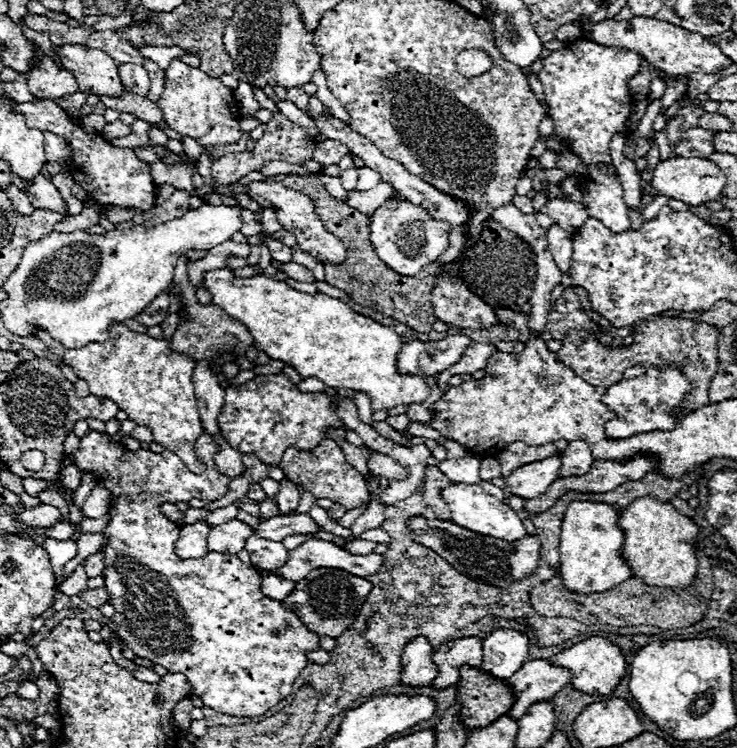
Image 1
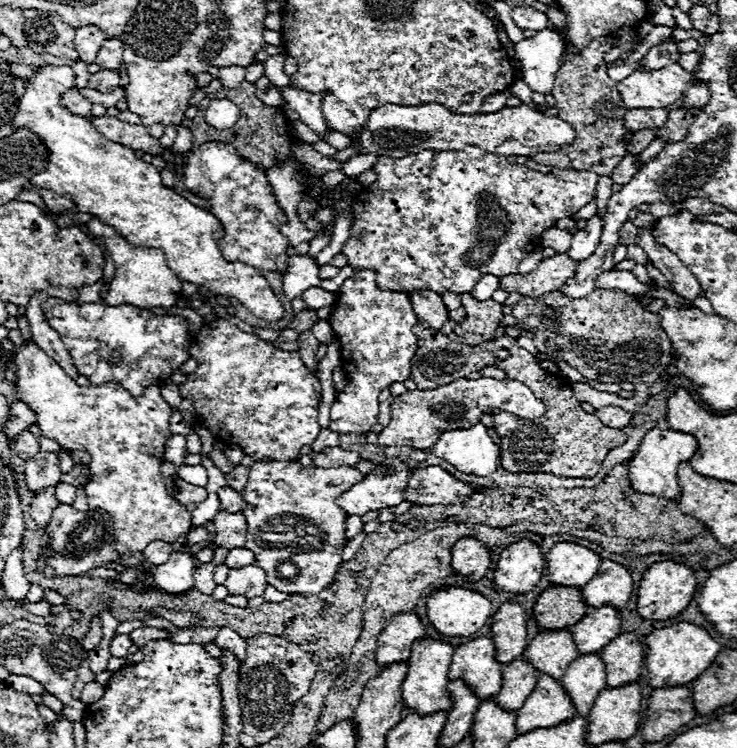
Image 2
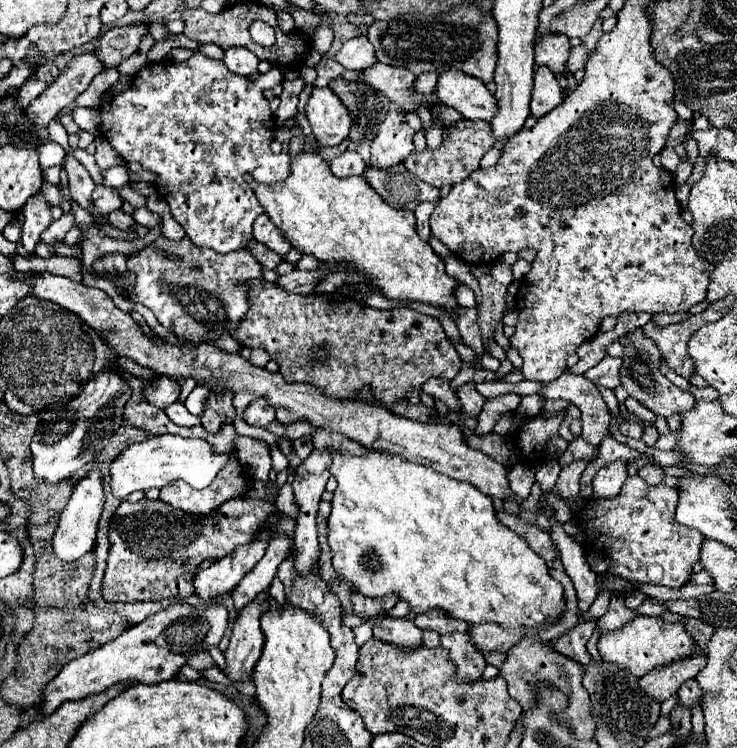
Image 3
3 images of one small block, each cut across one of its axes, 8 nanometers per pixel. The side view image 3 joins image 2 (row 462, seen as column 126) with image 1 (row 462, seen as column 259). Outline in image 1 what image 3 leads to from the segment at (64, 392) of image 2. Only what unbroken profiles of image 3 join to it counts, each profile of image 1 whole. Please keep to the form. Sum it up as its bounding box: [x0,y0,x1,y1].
[76,430,320,716]

